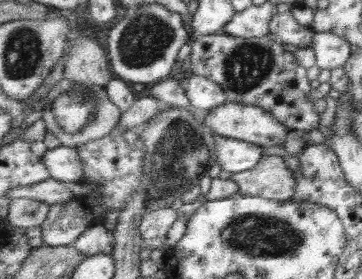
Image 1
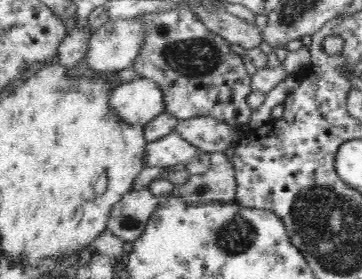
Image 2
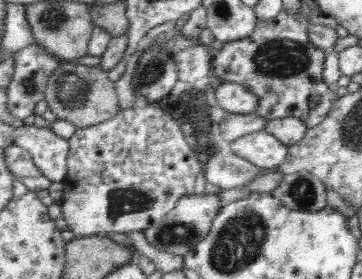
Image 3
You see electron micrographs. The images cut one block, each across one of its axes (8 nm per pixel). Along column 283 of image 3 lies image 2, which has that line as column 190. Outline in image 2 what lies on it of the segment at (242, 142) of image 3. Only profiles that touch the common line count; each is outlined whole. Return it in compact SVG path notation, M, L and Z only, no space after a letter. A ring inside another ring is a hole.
M172 132L164 136L158 142L150 142L146 146L146 164L148 168L160 166L160 168L170 168L176 164L192 164L194 158L200 158L204 150L198 146L192 146L186 138L182 138L180 132Z

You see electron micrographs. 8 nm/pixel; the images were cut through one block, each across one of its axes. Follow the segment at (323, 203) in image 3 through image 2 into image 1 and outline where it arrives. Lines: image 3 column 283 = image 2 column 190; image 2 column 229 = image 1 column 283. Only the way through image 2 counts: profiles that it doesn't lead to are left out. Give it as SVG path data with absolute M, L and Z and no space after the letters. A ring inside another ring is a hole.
M265 156L263 162L249 170L233 174L239 182L241 194L289 202L297 196L297 174L293 174L283 156Z

